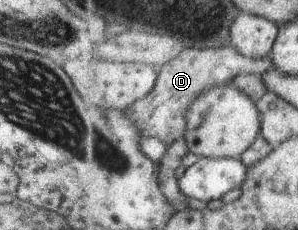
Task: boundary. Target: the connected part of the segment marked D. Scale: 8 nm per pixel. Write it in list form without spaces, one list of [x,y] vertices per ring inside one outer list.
[[[233,43],[213,46],[212,48],[187,47],[181,55],[167,61],[157,68],[157,81],[153,91],[147,97],[135,101],[129,106],[128,116],[142,131],[143,137],[157,137],[168,145],[184,135],[188,121],[186,115],[192,103],[205,92],[216,87],[231,84],[237,76],[243,74],[259,74],[274,66],[272,55],[266,58],[250,58],[243,55]]]

